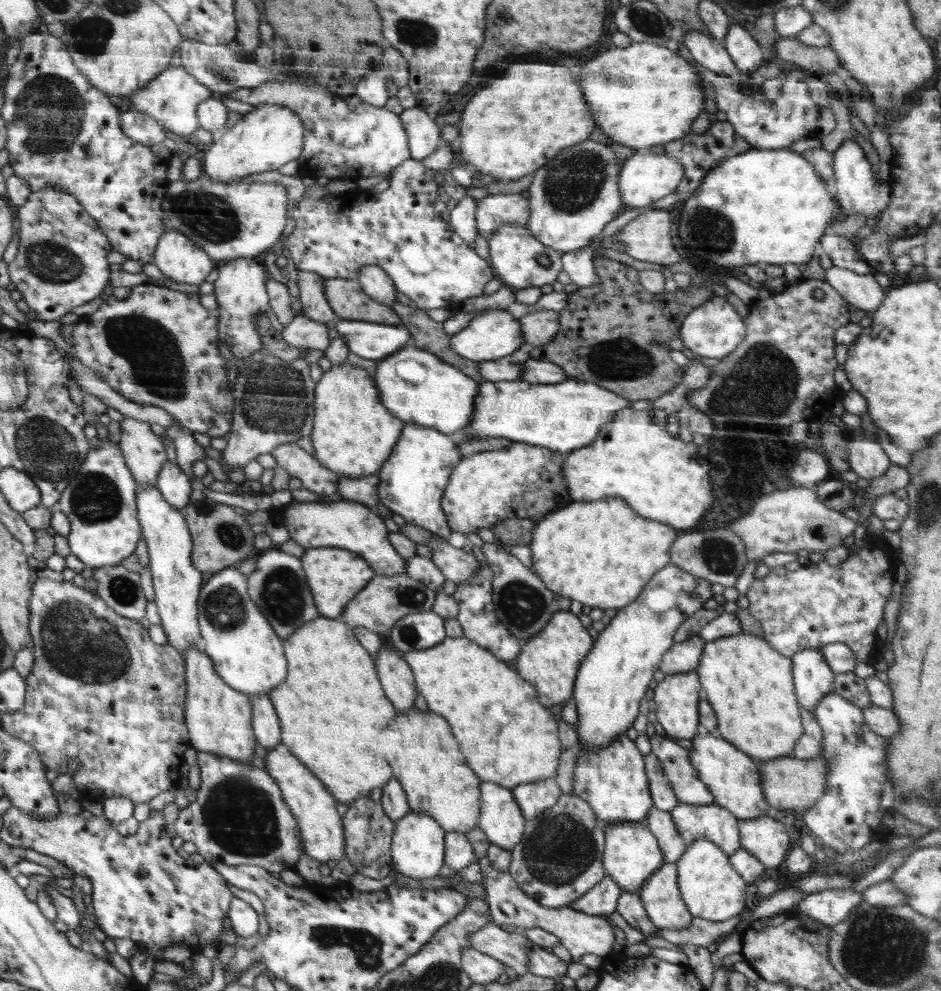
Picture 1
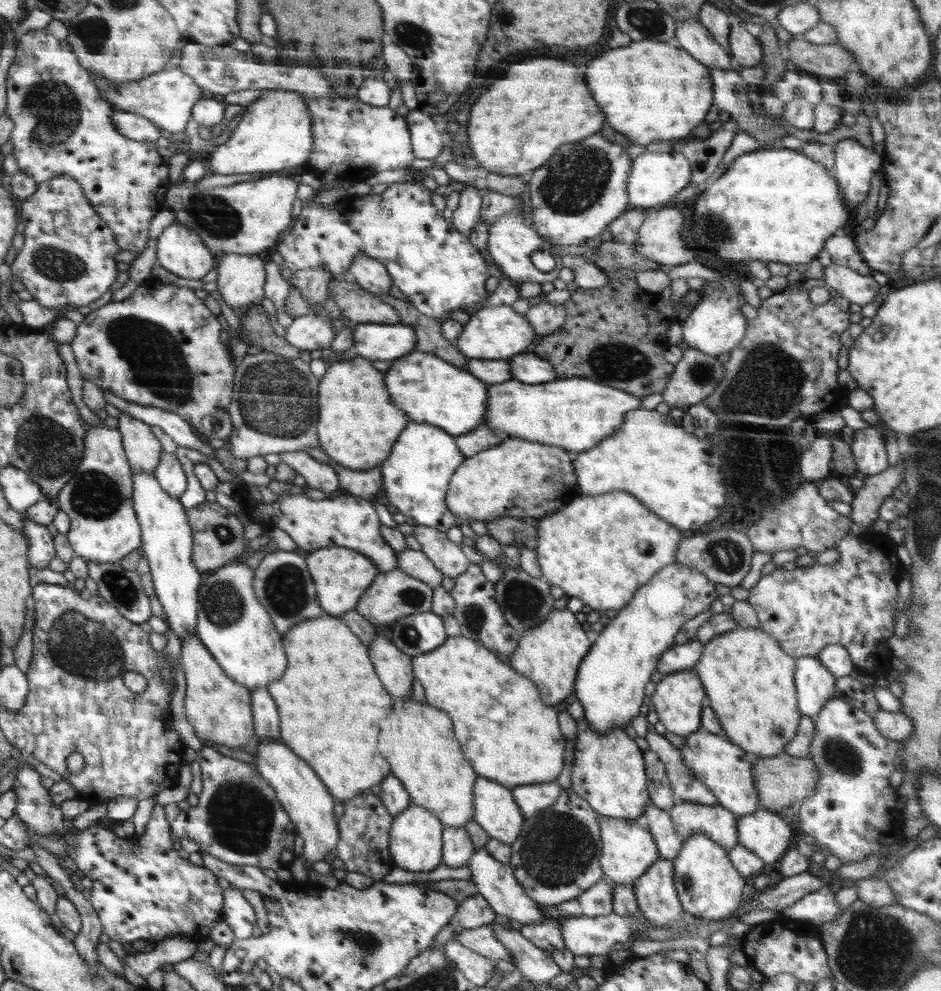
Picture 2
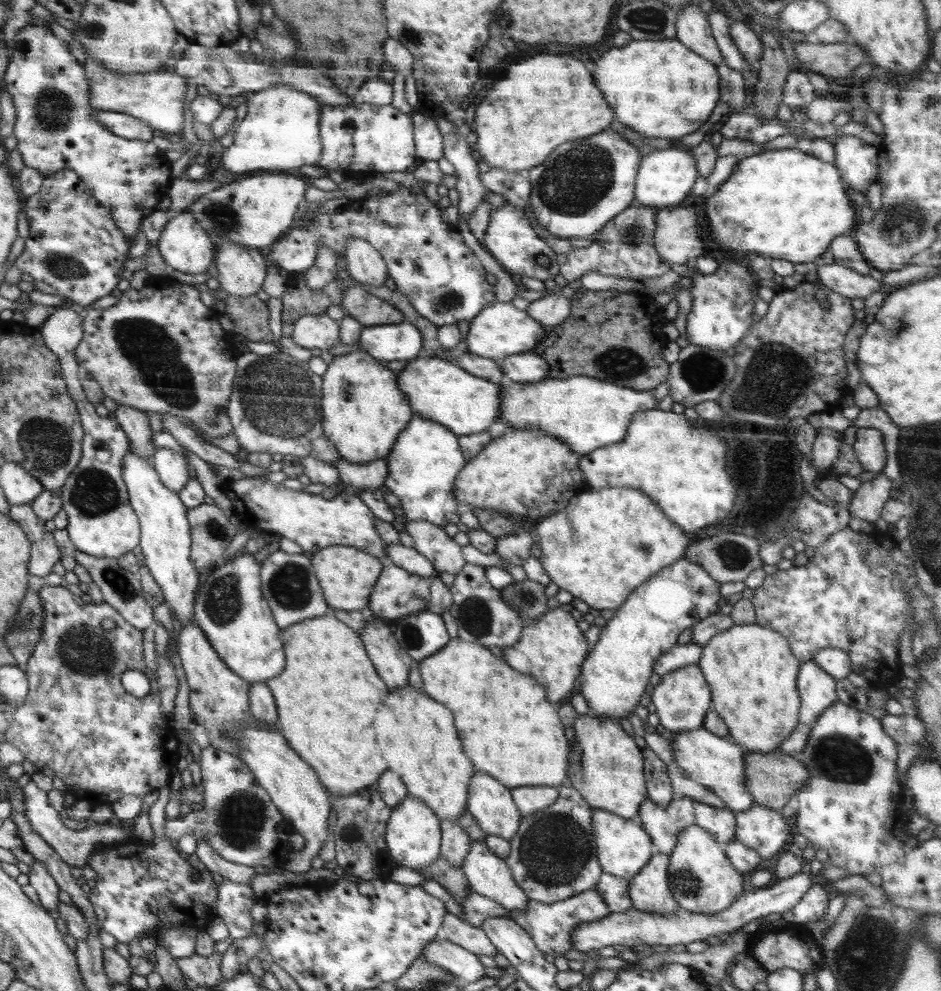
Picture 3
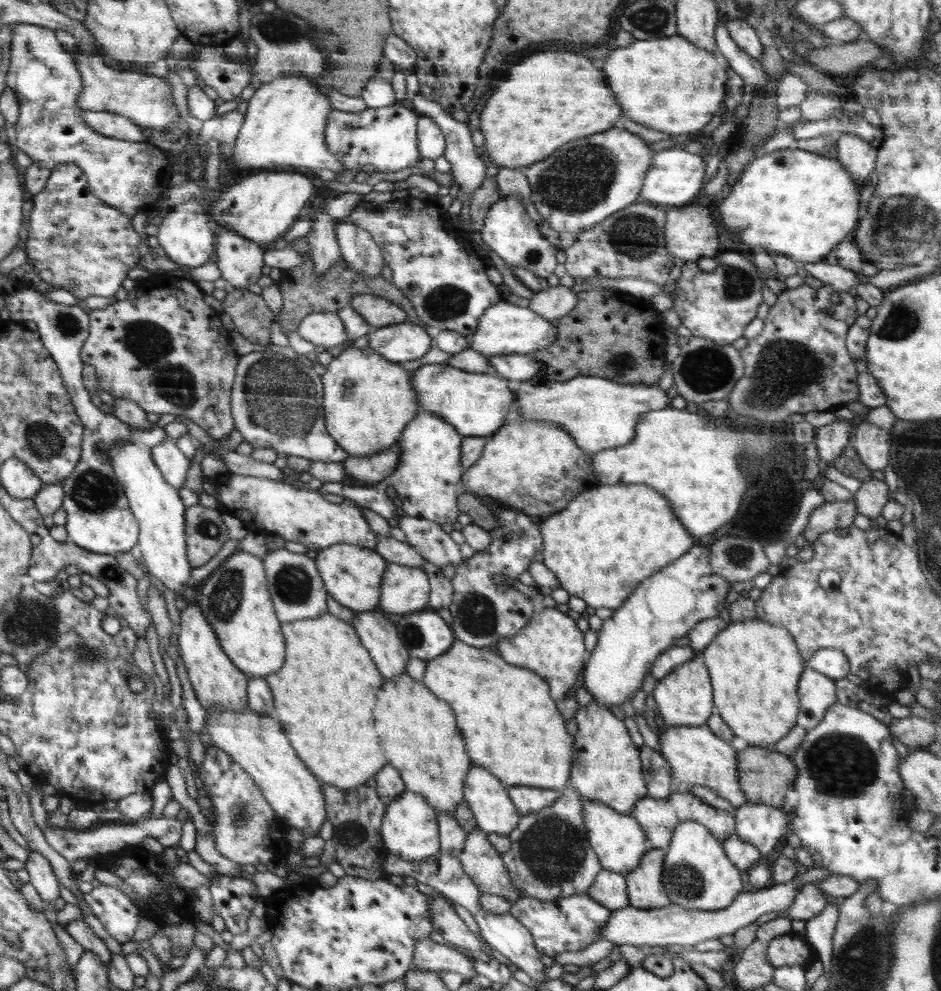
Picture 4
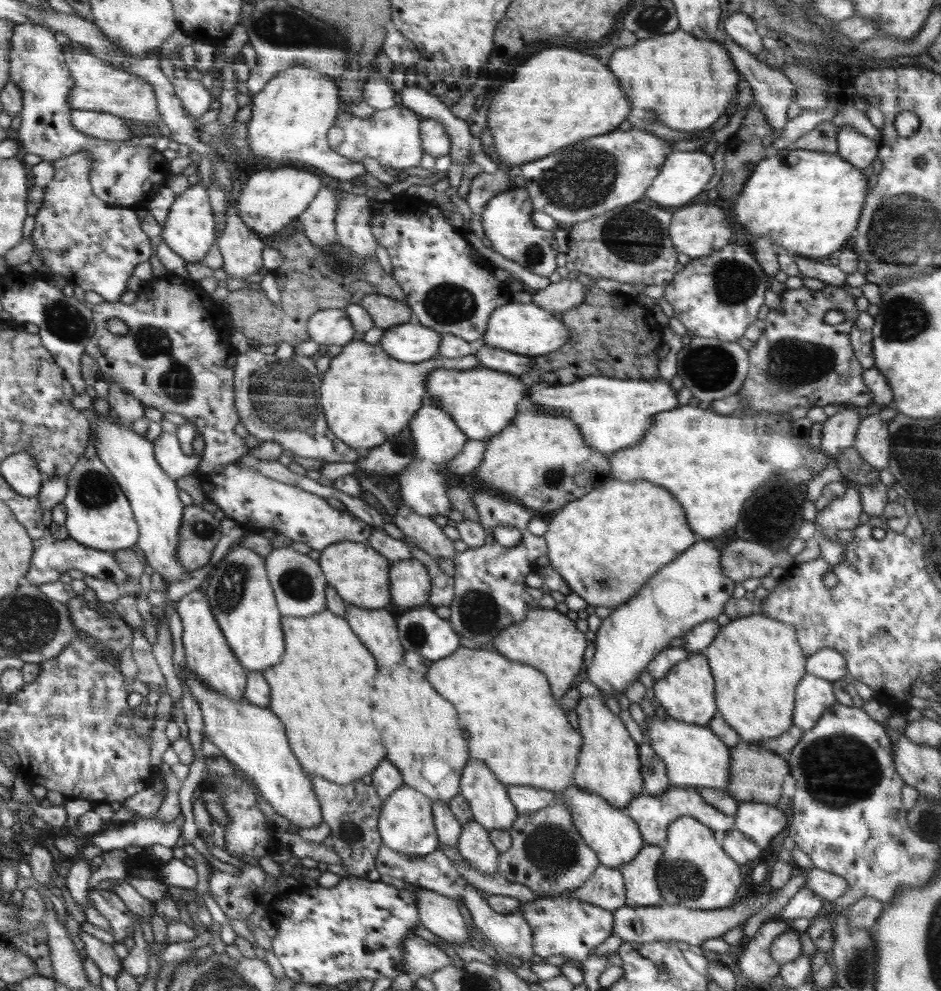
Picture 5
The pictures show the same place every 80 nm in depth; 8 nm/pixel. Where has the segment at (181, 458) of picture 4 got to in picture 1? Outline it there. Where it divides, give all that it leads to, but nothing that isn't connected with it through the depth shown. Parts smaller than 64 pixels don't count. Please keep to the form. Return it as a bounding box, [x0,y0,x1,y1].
[156,461,193,512]

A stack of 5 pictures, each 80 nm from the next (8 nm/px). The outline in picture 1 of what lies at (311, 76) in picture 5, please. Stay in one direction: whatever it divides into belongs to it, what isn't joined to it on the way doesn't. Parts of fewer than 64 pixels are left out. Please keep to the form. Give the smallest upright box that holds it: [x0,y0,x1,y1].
[199,104,306,182]

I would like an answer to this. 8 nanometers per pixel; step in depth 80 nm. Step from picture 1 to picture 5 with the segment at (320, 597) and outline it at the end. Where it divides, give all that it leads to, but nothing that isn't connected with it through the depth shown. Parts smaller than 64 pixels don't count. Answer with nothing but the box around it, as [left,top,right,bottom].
[319,541,392,609]

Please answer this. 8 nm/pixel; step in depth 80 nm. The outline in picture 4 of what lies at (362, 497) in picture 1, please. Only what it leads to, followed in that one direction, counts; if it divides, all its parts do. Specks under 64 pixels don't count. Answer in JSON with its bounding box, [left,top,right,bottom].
[343,439,401,486]

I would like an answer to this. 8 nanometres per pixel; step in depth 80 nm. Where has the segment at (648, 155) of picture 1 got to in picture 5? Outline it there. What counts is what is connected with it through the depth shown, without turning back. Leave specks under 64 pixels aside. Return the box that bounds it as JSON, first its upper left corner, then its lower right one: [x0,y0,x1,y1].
[644,149,715,206]

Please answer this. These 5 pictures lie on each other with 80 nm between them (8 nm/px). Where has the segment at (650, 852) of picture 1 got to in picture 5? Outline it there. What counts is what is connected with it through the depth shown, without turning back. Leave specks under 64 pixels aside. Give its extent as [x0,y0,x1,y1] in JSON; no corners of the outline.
[554,788,644,869]

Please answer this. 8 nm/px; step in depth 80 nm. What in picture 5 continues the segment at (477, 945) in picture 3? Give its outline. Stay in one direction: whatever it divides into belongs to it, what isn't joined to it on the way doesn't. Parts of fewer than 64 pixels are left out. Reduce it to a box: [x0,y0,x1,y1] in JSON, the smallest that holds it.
[412,888,473,945]

